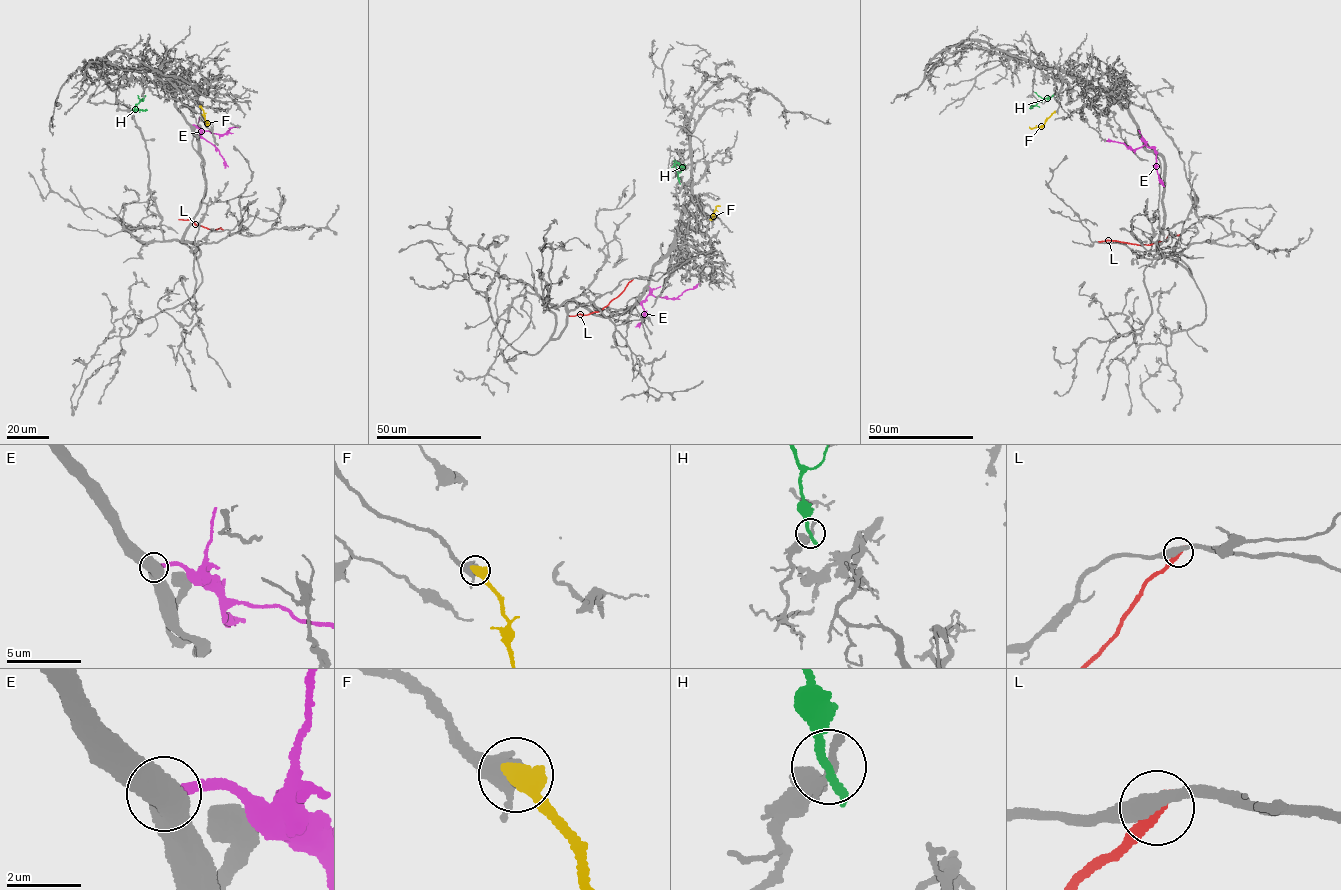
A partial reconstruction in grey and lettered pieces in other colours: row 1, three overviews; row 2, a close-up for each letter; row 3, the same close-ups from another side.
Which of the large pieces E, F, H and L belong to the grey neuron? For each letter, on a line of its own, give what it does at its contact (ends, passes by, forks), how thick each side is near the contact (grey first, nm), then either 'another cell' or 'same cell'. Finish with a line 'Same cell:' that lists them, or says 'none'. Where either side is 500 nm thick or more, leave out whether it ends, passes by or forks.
E: 600 nm thick on the grey side, 320 nm on the other; another cell
F: 400 nm thick on the grey side, 550 nm on the other; same cell
H: it passes by; 160 nm thick on the grey side, 200 nm on the other; another cell
L: it ends there; 400 nm thick on the grey side, 360 nm on the other; another cell
Same cell: F

